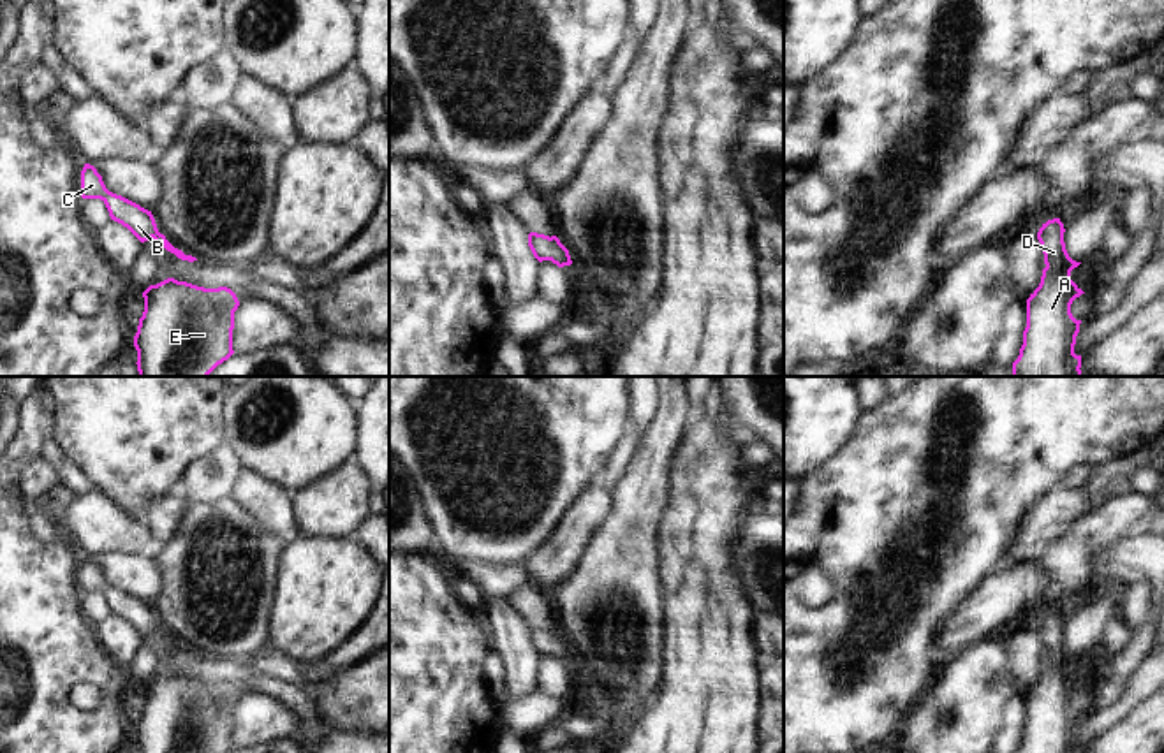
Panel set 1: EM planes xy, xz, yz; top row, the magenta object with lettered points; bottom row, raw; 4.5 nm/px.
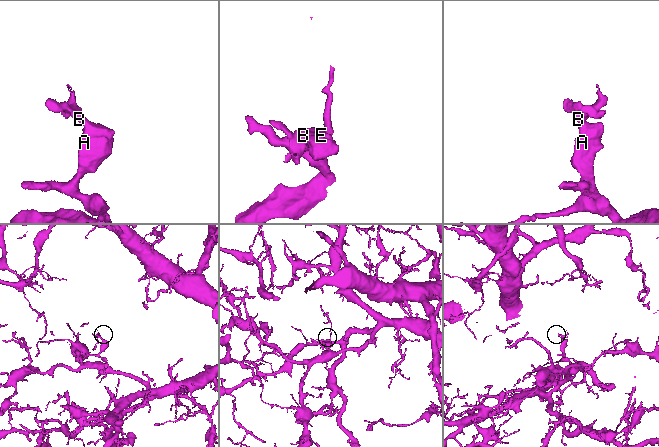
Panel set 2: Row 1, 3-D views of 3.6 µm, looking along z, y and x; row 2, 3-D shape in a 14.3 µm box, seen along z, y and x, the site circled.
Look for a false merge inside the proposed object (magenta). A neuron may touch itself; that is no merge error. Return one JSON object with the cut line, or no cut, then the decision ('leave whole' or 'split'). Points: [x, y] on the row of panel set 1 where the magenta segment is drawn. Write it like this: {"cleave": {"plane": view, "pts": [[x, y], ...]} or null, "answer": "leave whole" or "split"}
{"cleave": null, "answer": "leave whole"}

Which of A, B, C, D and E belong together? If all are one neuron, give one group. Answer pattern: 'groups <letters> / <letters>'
groups A B C D E

